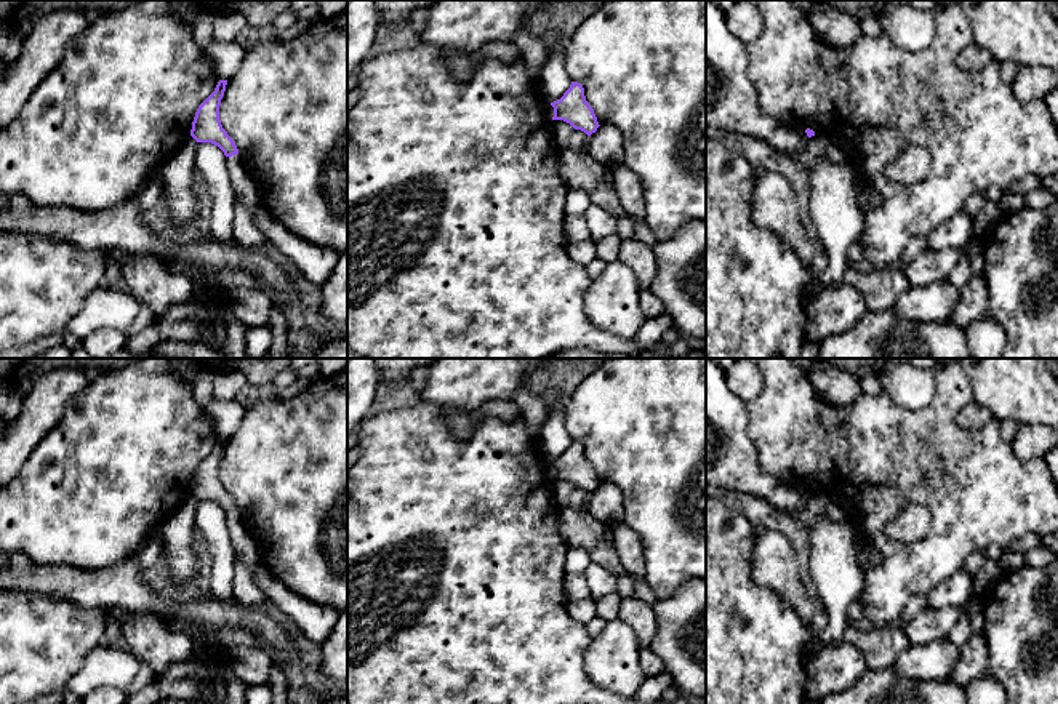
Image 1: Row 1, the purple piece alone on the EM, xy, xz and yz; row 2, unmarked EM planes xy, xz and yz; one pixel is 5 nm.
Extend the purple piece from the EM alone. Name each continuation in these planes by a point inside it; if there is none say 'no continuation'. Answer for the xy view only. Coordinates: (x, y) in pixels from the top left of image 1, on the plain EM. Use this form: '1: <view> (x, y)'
1: xy (245, 549)

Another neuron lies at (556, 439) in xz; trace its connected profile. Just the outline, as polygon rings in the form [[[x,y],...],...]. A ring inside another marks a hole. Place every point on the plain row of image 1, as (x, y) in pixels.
[[[559,394],[557,405],[547,411],[543,424],[543,453],[547,461],[554,461],[570,446],[571,437],[565,426],[565,408],[568,397]]]

